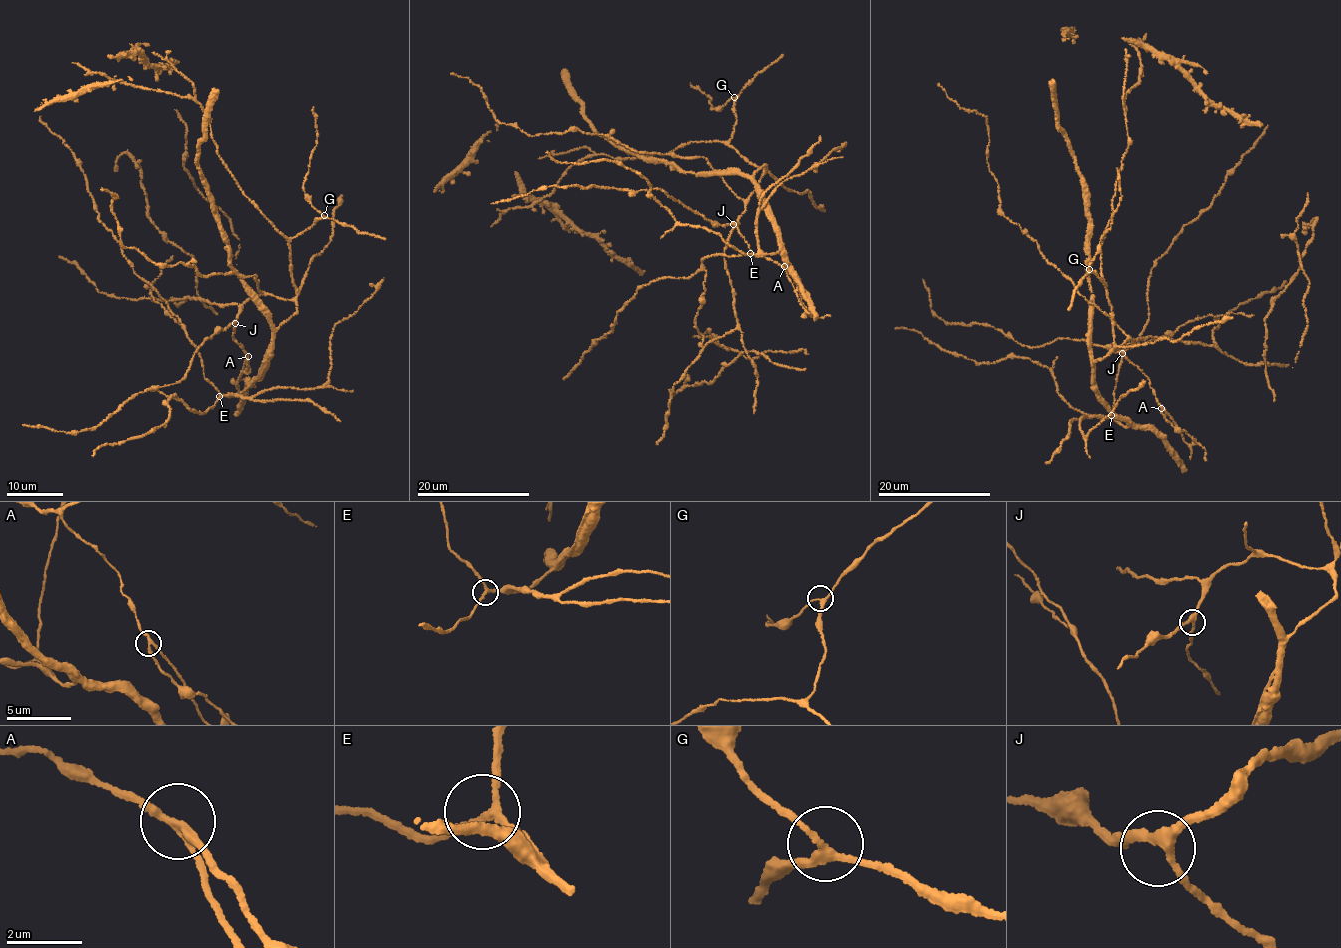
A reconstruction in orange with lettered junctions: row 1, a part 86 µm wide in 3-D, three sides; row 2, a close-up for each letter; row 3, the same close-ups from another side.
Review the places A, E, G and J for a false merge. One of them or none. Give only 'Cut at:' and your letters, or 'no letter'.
Cut at: A

